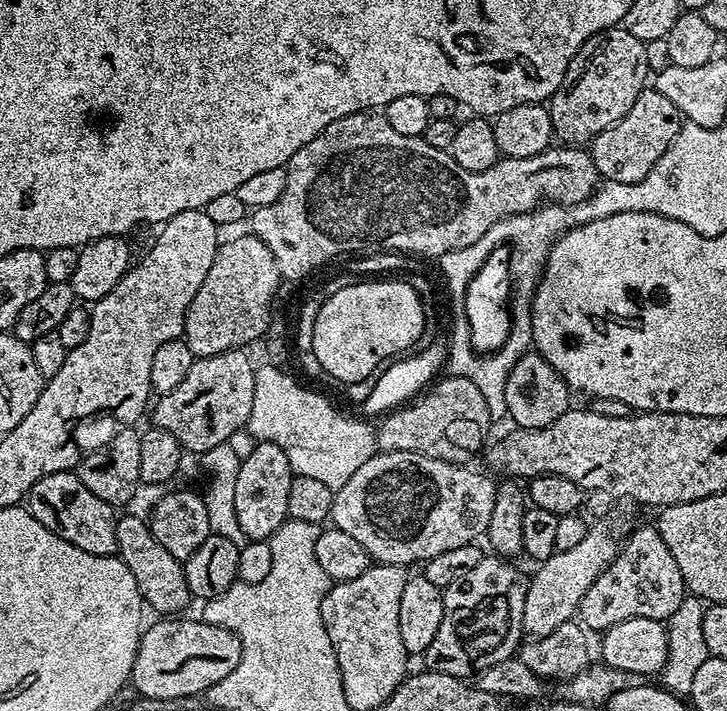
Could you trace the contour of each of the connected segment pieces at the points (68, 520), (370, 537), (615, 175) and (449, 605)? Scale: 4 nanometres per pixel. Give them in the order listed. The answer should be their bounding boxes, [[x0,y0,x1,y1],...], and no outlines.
[[26,471,117,556],[331,451,498,566],[590,90,682,184],[422,554,528,678]]

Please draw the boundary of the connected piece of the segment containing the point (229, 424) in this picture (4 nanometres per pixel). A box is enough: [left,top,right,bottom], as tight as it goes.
[151,348,256,454]

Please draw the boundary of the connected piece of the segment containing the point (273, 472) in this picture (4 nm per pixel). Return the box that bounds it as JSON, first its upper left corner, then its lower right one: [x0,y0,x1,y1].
[234,444,293,540]

